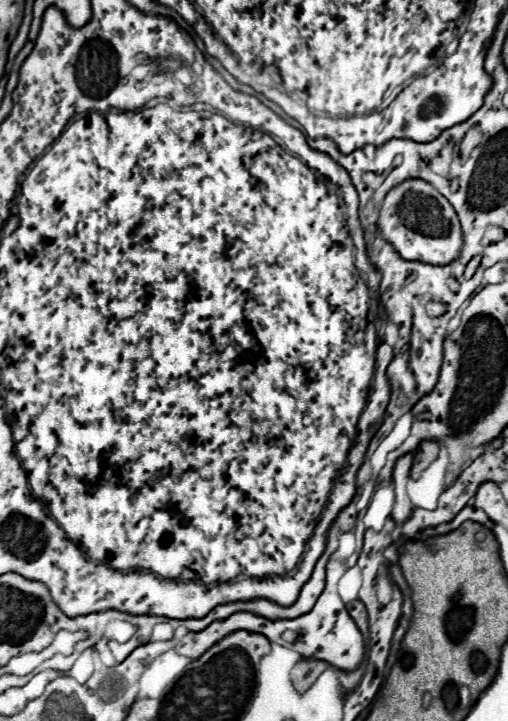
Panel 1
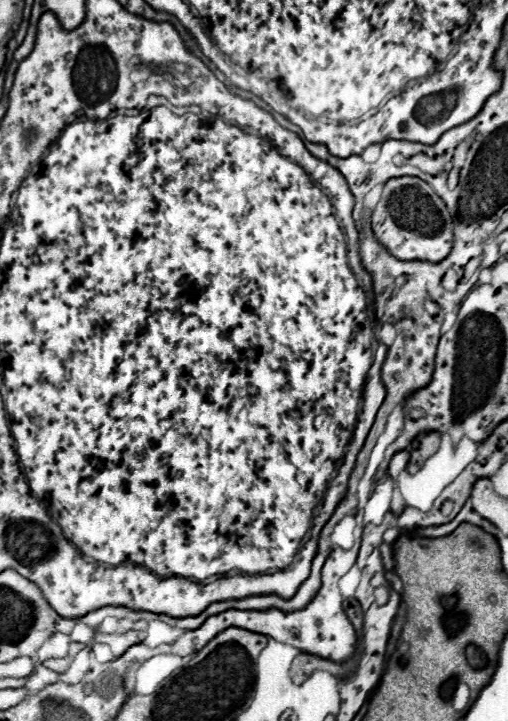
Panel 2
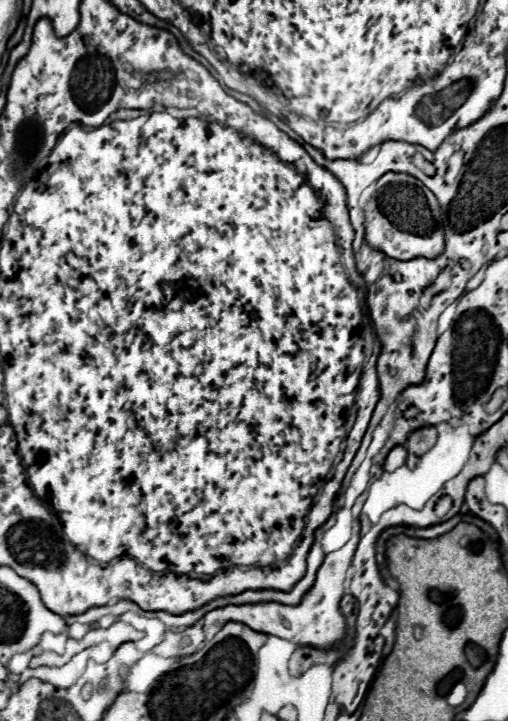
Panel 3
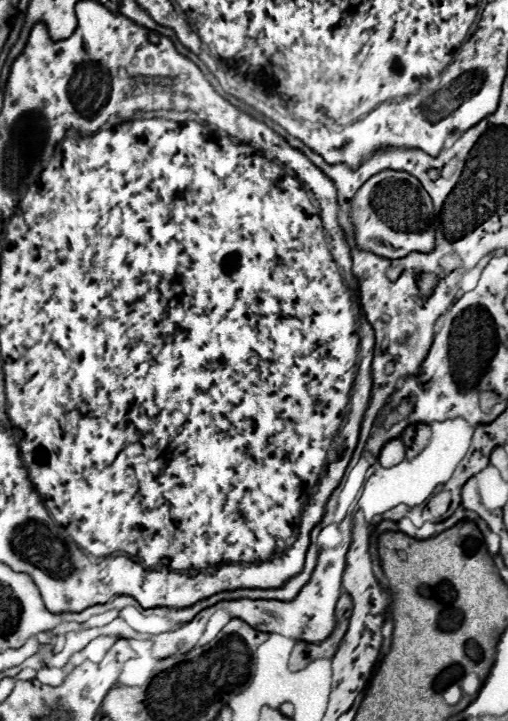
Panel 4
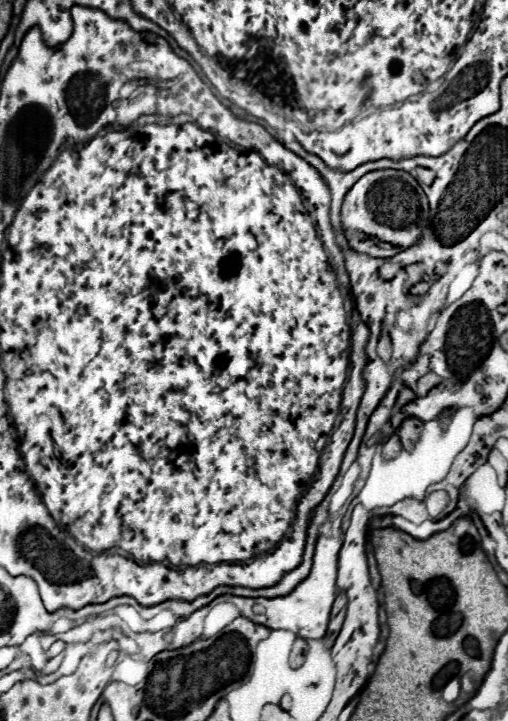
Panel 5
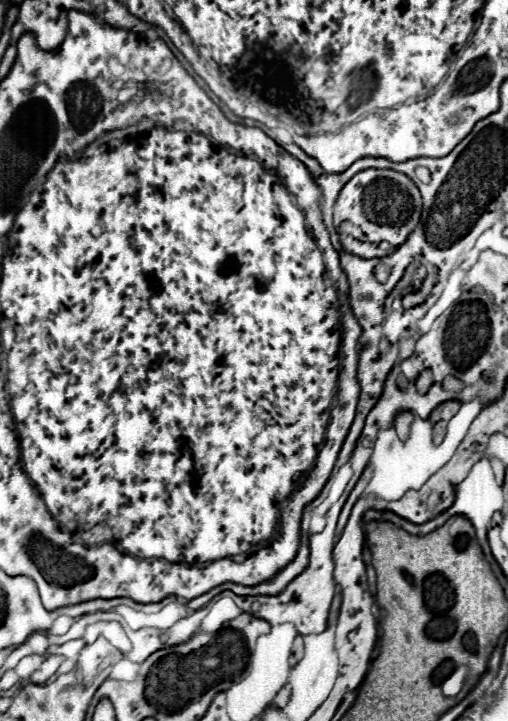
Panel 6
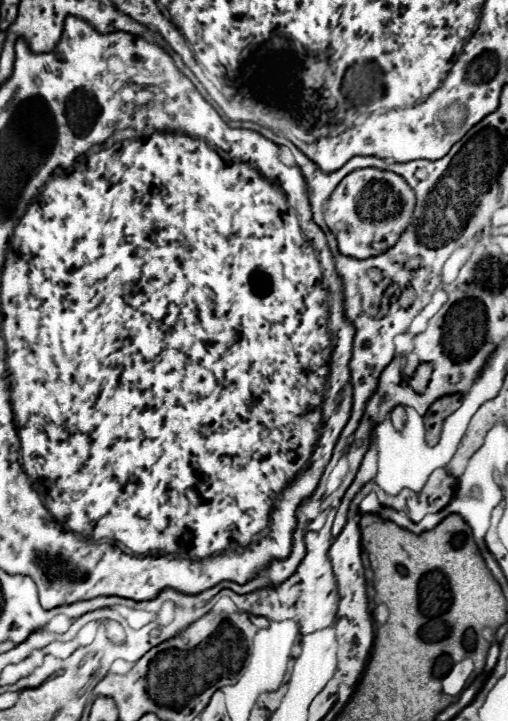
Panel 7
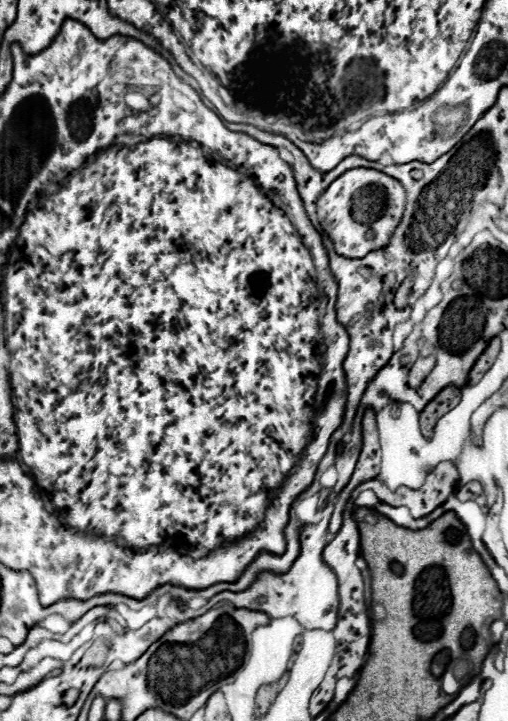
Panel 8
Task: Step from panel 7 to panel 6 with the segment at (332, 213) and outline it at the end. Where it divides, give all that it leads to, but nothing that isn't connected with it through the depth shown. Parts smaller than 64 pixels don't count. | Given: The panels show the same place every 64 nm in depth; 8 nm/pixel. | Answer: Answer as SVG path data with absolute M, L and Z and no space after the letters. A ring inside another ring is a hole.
M368 168L356 174L340 192L334 206L334 226L346 252L362 258L384 258L420 226L422 196L414 182L396 170Z

